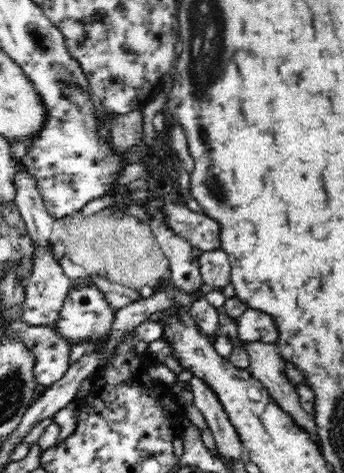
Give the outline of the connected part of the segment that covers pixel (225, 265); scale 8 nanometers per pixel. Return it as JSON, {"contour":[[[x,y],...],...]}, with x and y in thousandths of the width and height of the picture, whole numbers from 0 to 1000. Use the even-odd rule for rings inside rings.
{"contour":[[[640,524],[587,531],[573,543],[587,594],[622,613],[645,613],[669,598],[672,560],[663,539]]]}

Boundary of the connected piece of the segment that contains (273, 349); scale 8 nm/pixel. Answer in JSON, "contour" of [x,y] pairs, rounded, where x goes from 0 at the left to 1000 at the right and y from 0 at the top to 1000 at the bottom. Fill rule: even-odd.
{"contour":[[[767,723],[701,729],[724,748],[721,780],[730,793],[779,822],[785,839],[826,867],[826,873],[849,879],[884,911],[907,920],[933,956],[916,884],[878,865],[858,816],[826,786],[828,761],[817,755],[808,729]]]}

